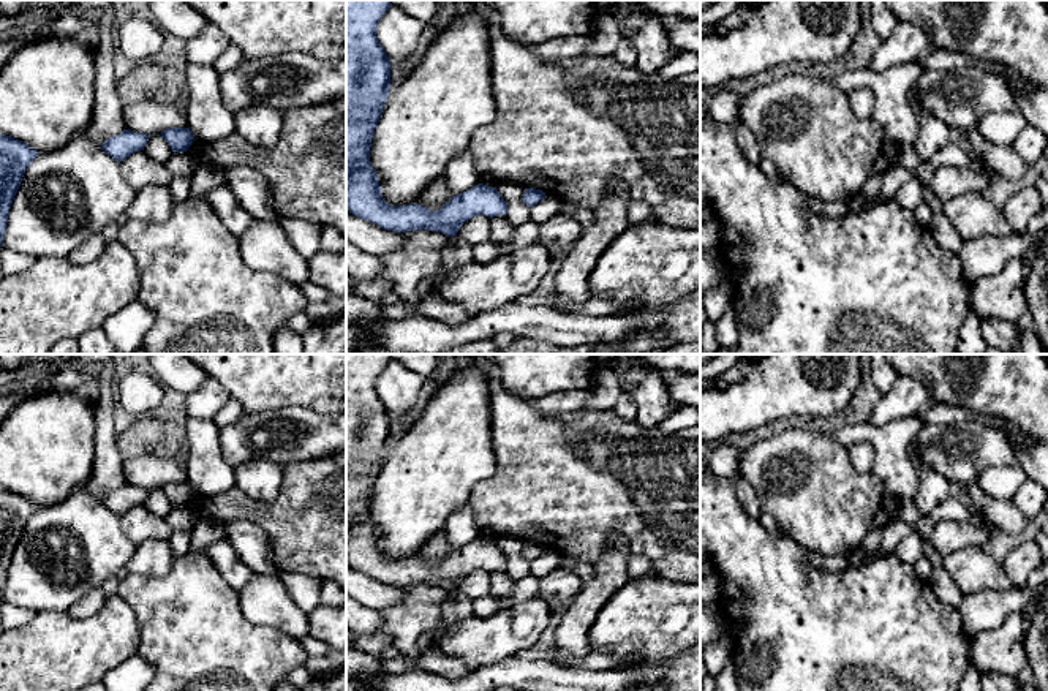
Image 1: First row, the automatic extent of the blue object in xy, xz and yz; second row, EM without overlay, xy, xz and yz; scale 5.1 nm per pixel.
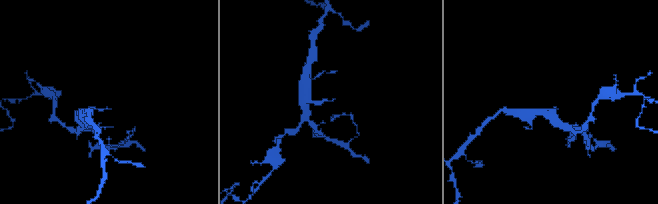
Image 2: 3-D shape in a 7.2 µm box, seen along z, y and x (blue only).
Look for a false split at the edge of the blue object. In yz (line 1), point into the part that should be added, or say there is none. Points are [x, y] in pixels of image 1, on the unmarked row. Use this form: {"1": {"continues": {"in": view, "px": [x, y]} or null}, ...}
{"1": {"continues": null}}

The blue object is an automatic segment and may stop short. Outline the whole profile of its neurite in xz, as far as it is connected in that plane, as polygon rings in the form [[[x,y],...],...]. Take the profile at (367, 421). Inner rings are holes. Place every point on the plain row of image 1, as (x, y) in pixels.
[[[346,354],[346,561],[349,568],[387,585],[409,587],[428,583],[457,590],[460,580],[476,569],[506,569],[507,557],[498,544],[477,538],[452,550],[436,566],[420,558],[390,560],[381,550],[378,528],[370,517],[373,485],[379,476],[390,443],[390,414],[376,391],[378,376],[390,362],[390,354]]]

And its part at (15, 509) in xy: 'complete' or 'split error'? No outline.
complete

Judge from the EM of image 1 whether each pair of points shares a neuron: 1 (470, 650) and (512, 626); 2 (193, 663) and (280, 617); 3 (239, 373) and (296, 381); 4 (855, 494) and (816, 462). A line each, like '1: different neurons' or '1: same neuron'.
1: same neuron
2: different neurons
3: same neuron
4: same neuron

